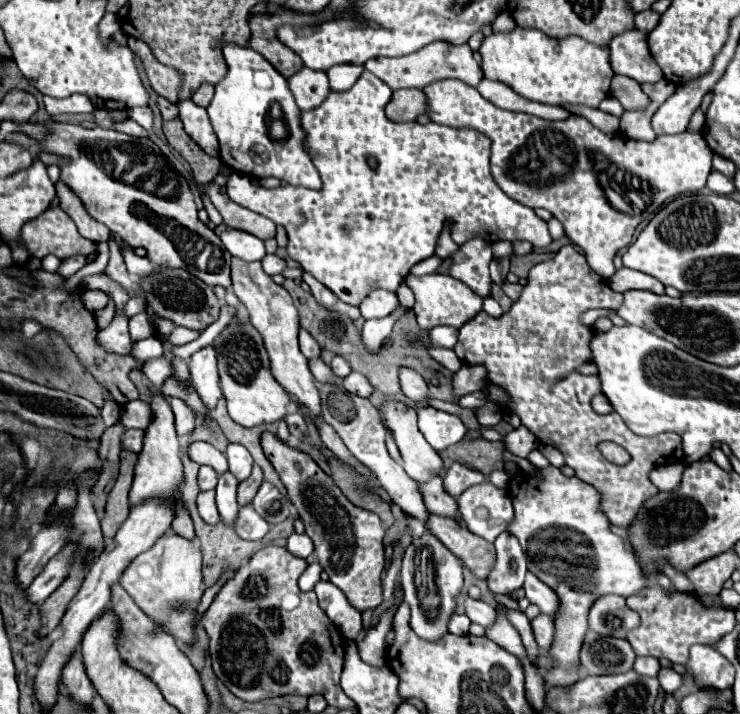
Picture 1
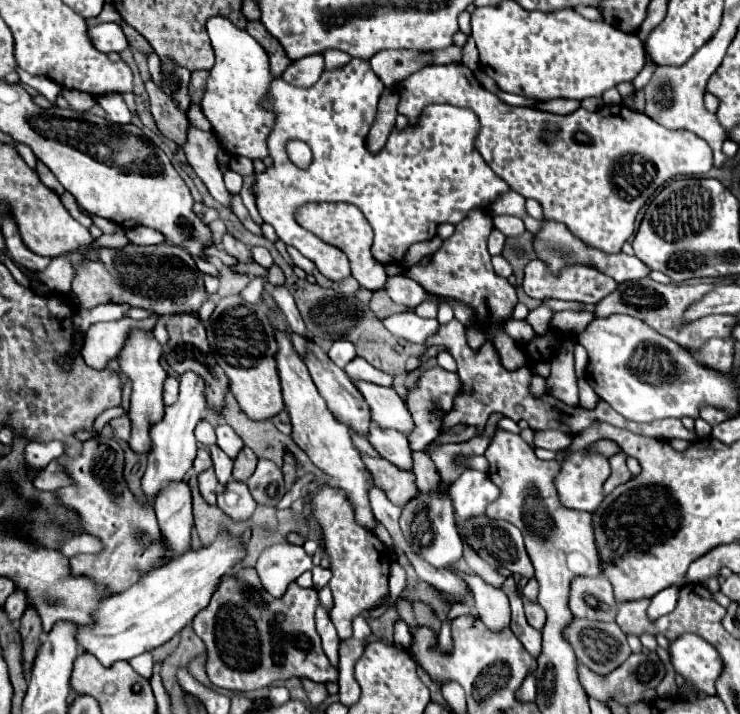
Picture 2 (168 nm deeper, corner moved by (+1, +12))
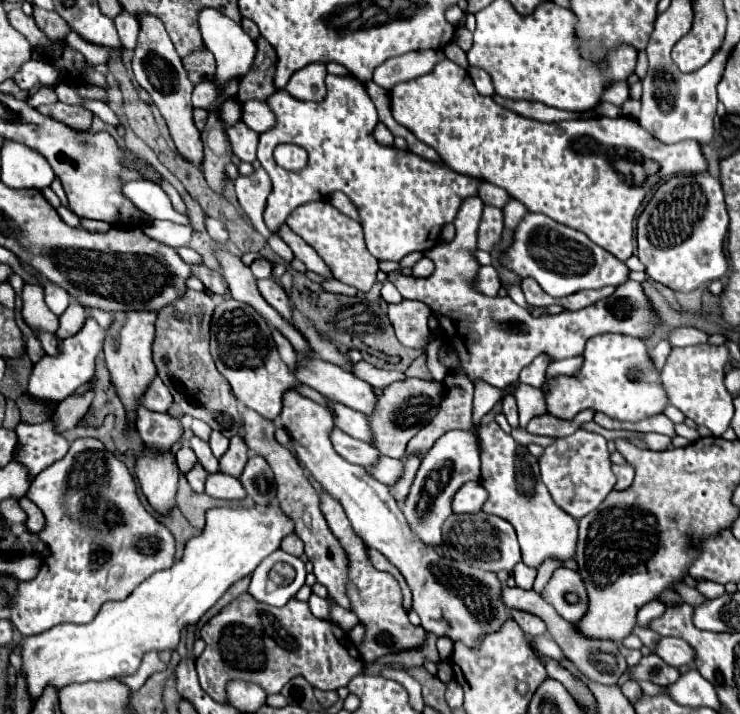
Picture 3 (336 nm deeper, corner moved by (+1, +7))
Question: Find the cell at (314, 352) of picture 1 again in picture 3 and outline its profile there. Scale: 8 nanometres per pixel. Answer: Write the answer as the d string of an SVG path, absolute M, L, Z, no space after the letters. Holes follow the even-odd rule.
M259 279L257 281L257 289L263 295L263 299L273 309L277 309L277 313L281 317L291 319L291 301L289 301L289 295L287 295L287 291L277 281L273 281L273 279Z

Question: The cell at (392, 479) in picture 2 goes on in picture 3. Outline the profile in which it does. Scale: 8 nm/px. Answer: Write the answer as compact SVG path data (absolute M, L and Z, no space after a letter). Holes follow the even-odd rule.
M331 429L331 443L333 443L333 449L343 457L347 459L349 463L355 463L355 465L361 465L361 467L369 467L371 463L377 461L379 457L379 451L371 445L367 445L365 441L359 441L347 433L343 433L341 429Z

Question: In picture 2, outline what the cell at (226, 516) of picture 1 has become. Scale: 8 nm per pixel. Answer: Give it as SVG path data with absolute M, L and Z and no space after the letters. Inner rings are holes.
M209 448L209 454L213 458L213 470L217 474L217 480L219 480L221 486L225 486L231 480L233 460L221 448Z

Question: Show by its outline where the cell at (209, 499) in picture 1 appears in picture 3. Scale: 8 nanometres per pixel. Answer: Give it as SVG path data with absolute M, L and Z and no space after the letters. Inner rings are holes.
M195 463L193 465L193 469L185 475L187 477L187 481L189 481L189 485L197 491L197 493L203 493L205 489L203 489L203 485L205 485L205 479L207 479L207 471L203 469L203 465L199 465L199 463Z

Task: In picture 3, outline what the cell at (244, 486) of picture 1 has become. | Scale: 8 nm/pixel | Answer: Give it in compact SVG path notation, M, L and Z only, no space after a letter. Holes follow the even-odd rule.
M235 435L229 441L227 453L219 459L219 469L223 473L239 477L239 473L243 471L243 465L247 463L247 457L249 457L249 447L245 445L245 441L239 435Z

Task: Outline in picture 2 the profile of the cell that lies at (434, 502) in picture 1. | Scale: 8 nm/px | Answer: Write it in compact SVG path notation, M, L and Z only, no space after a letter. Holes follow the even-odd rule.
M375 426L371 428L371 440L375 450L389 462L393 462L397 468L411 472L413 470L413 450L409 446L409 440L401 432L383 432L383 428Z

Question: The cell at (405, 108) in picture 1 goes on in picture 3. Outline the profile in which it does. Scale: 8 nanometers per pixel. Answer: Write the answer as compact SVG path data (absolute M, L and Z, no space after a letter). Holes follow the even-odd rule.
M379 123L379 125L375 127L375 139L377 139L377 143L381 143L381 145L387 145L387 147L393 145L393 135L391 135L391 131L389 131L383 123Z

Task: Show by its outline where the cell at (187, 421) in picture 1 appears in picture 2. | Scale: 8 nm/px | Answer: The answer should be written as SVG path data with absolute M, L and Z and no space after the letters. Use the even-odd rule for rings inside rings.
M167 378L165 380L165 386L163 386L163 400L165 400L165 404L167 406L171 406L171 404L175 404L177 402L177 398L179 398L179 380L175 380L175 378Z

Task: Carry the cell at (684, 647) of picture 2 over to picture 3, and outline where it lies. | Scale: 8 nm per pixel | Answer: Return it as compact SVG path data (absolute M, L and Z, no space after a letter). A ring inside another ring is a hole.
M661 637L655 647L655 653L673 667L693 665L695 659L693 649L683 639L675 639L675 637Z

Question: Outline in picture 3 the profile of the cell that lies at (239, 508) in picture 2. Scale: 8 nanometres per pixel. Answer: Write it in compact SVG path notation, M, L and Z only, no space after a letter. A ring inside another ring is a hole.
M209 473L207 481L205 481L205 493L217 499L243 499L245 497L245 489L241 485L241 481L233 475L227 473Z

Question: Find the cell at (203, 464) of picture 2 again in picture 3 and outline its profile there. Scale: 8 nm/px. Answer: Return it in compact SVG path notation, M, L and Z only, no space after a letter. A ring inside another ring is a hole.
M183 445L175 453L175 457L177 457L177 465L179 465L179 471L181 473L187 473L187 469L191 469L191 465L197 463L197 457L195 457L195 453L191 453L191 447L189 445Z

